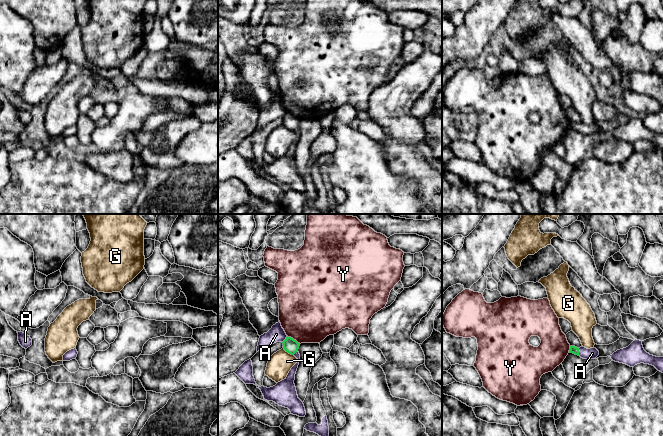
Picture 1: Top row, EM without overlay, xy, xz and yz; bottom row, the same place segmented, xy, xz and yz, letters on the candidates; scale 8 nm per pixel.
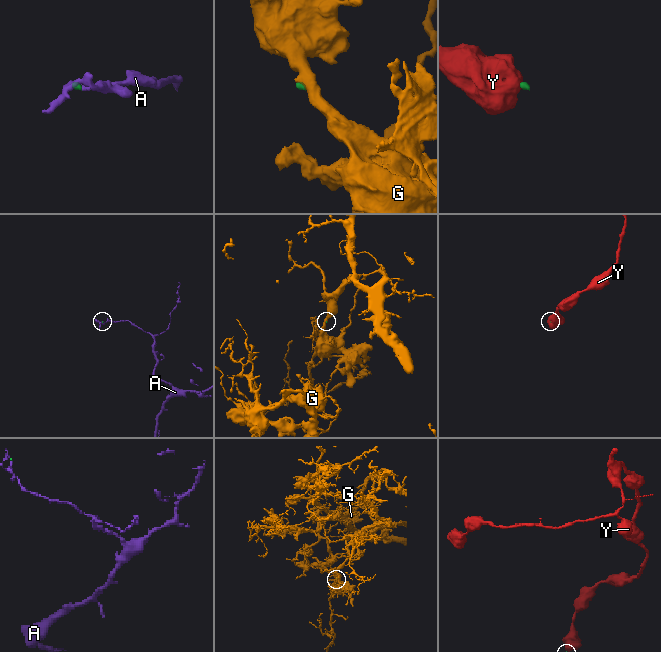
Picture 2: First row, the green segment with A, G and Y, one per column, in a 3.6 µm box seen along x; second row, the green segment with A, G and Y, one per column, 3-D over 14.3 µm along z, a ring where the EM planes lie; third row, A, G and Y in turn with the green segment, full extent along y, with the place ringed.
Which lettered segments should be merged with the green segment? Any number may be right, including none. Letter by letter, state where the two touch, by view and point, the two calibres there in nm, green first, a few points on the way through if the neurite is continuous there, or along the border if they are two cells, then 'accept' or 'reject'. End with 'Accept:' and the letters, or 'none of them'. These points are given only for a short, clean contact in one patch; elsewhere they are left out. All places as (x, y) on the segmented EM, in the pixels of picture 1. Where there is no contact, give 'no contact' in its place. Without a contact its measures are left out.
A: meets green in yz at (578, 352); 60 nm thick on the green side, 90 nm on the other; accept
G: meets green in xz at (288, 352); 120 nm thick on the green side, 190 nm on the other; border along xz (283, 347), (293, 355); reject
Y: meets green in xz at (293, 339); 120 nm thick on the green side, 480 nm on the other; border along xz (287, 335), (300, 343); reject
Accept: A

